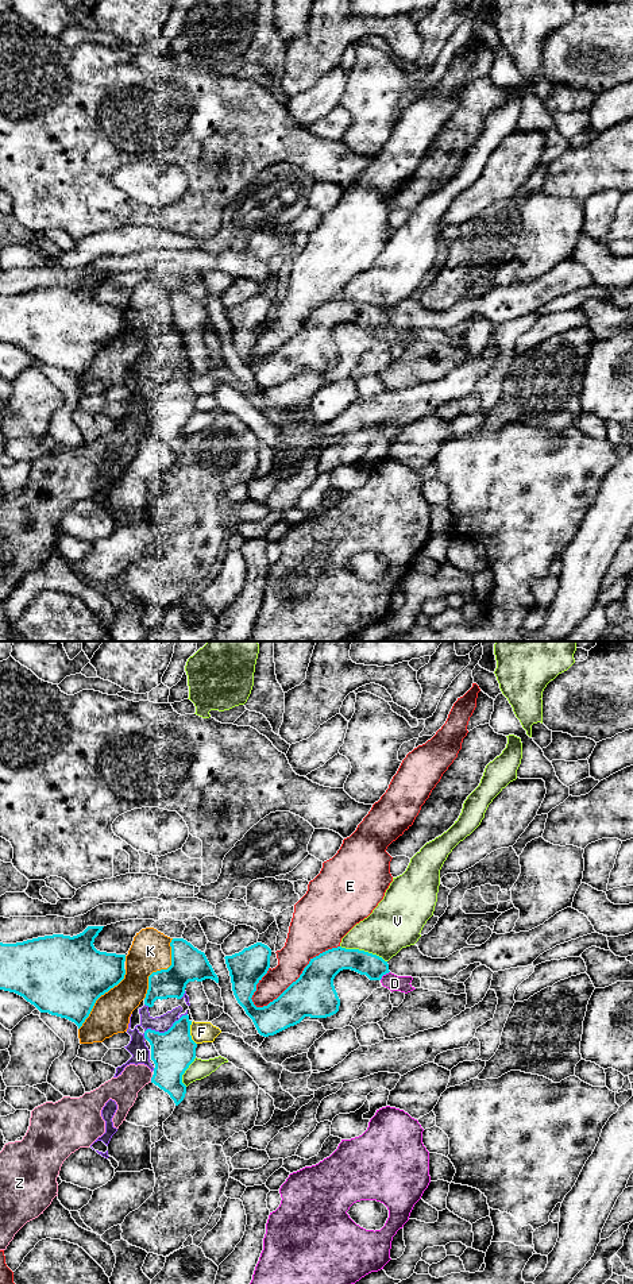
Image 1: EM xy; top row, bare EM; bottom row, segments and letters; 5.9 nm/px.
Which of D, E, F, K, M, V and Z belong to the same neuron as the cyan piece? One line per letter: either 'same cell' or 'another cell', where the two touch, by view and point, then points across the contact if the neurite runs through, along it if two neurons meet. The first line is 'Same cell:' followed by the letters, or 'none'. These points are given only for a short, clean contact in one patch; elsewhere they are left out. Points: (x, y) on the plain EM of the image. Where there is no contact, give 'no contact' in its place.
Same cell: none
D: another cell; meets cyan in xy at (383, 326); border along xy (389, 323), (379, 331)
E: another cell; meets cyan in xy at (298, 330)
F: another cell; meets cyan in xy at (189, 385)
K: another cell; meets cyan in xy at (161, 322)
M: another cell; meets cyan in xy at (162, 385)
V: another cell; meets cyan in xy at (363, 303)
Z: another cell; meets cyan in xy at (151, 431)

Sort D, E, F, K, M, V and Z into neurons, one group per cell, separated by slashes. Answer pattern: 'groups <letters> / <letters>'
groups D F / E / K / M / V / Z

